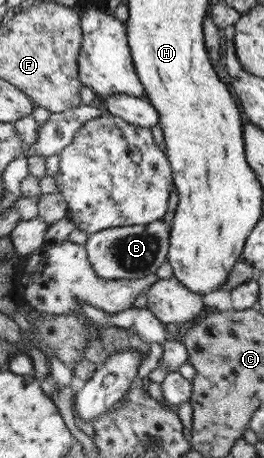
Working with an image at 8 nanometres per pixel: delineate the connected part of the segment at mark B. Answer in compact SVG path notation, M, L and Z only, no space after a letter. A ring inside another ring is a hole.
M163 219L151 221L147 225L101 229L101 231L88 234L83 247L95 277L109 280L137 279L155 273L159 265L166 261L169 231Z

